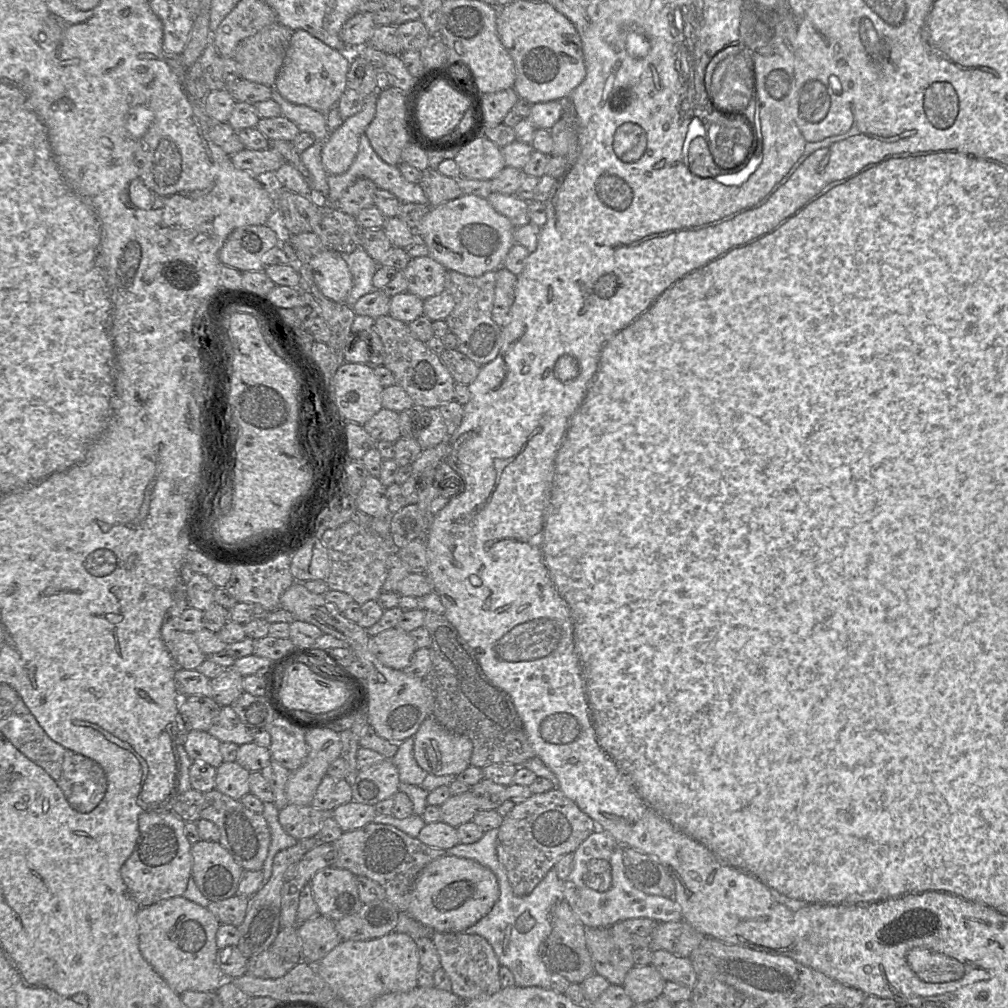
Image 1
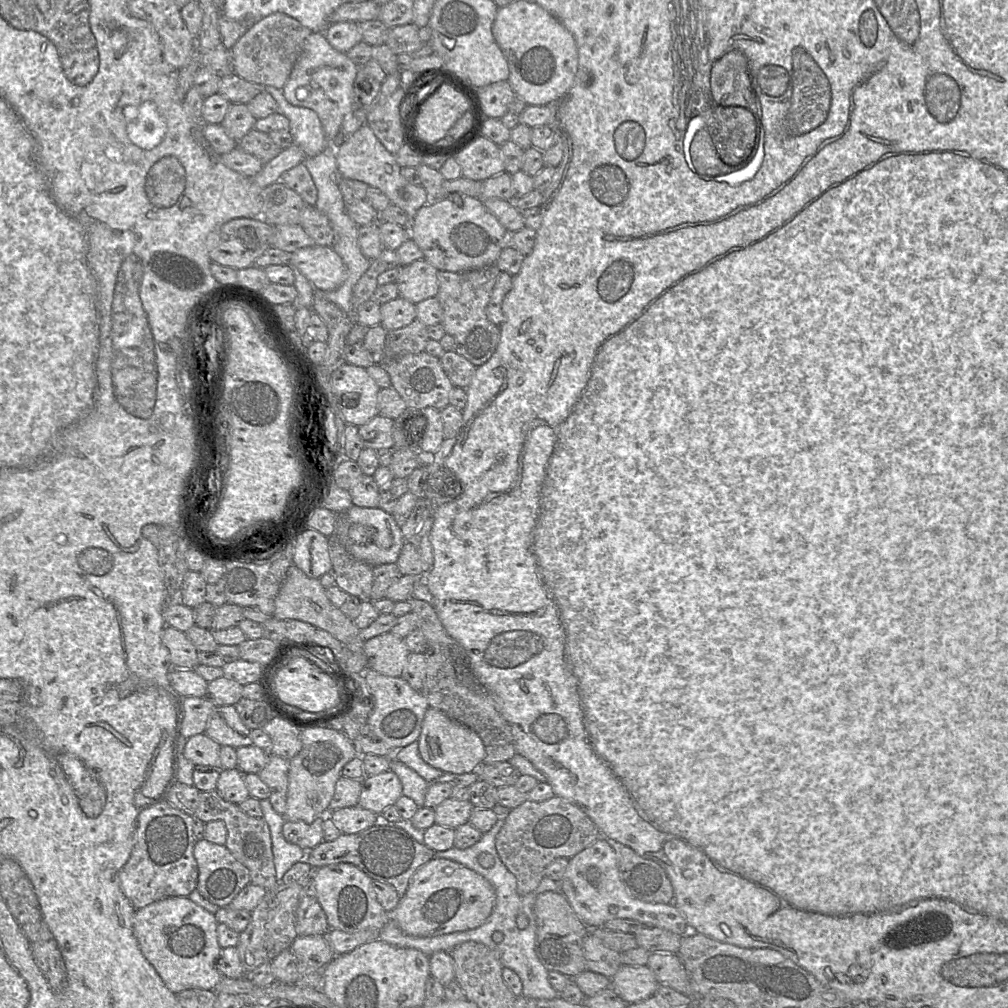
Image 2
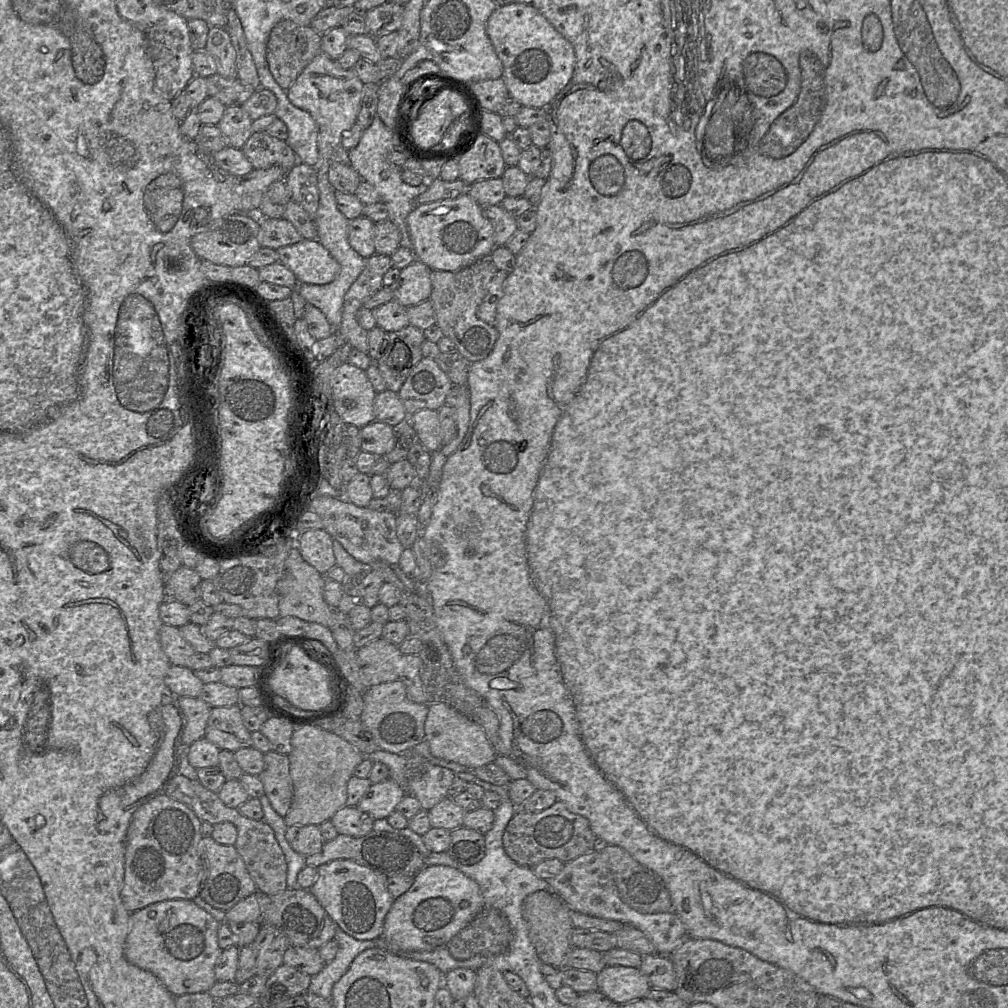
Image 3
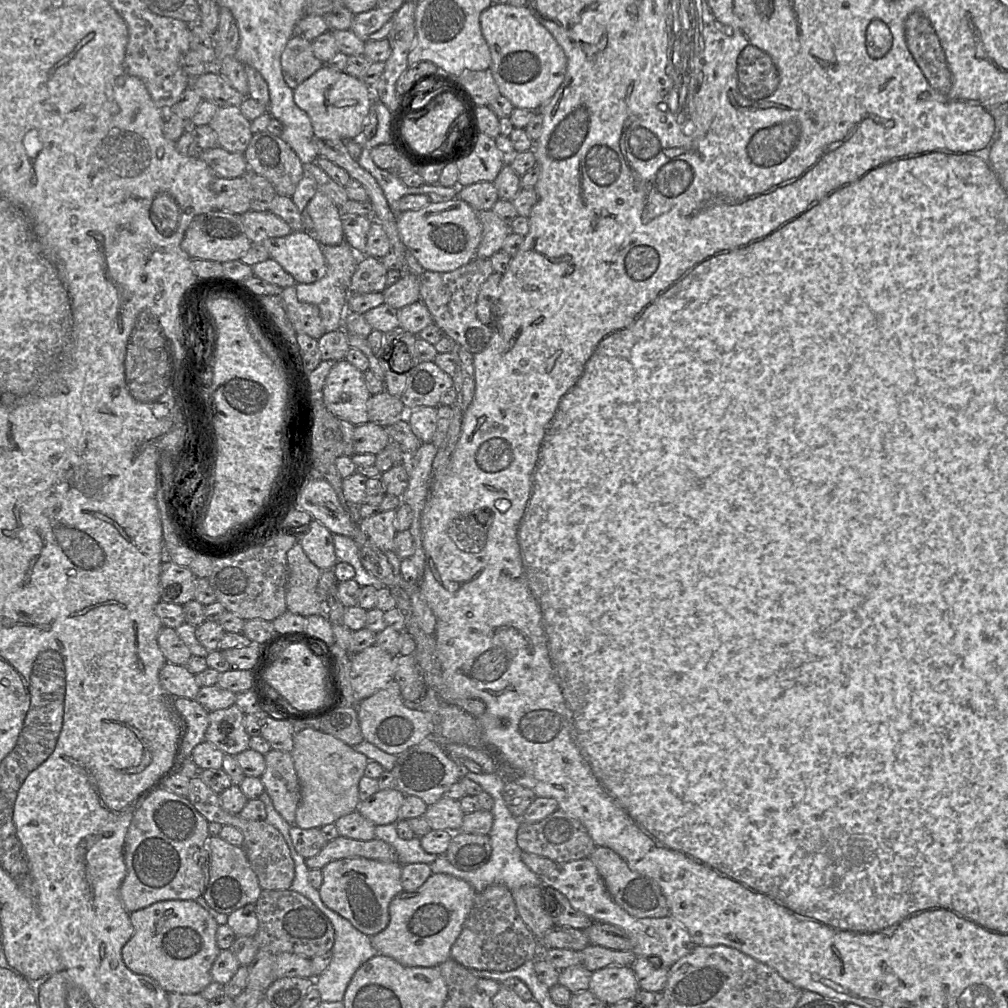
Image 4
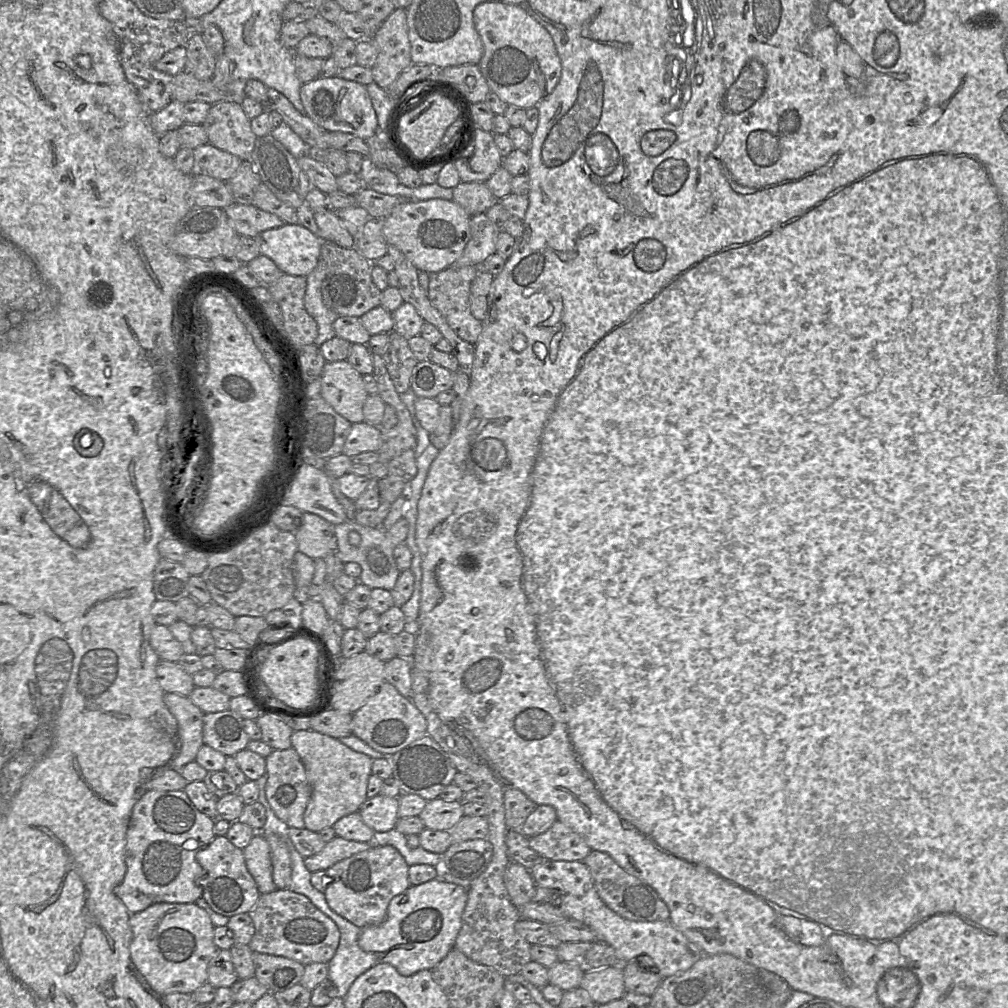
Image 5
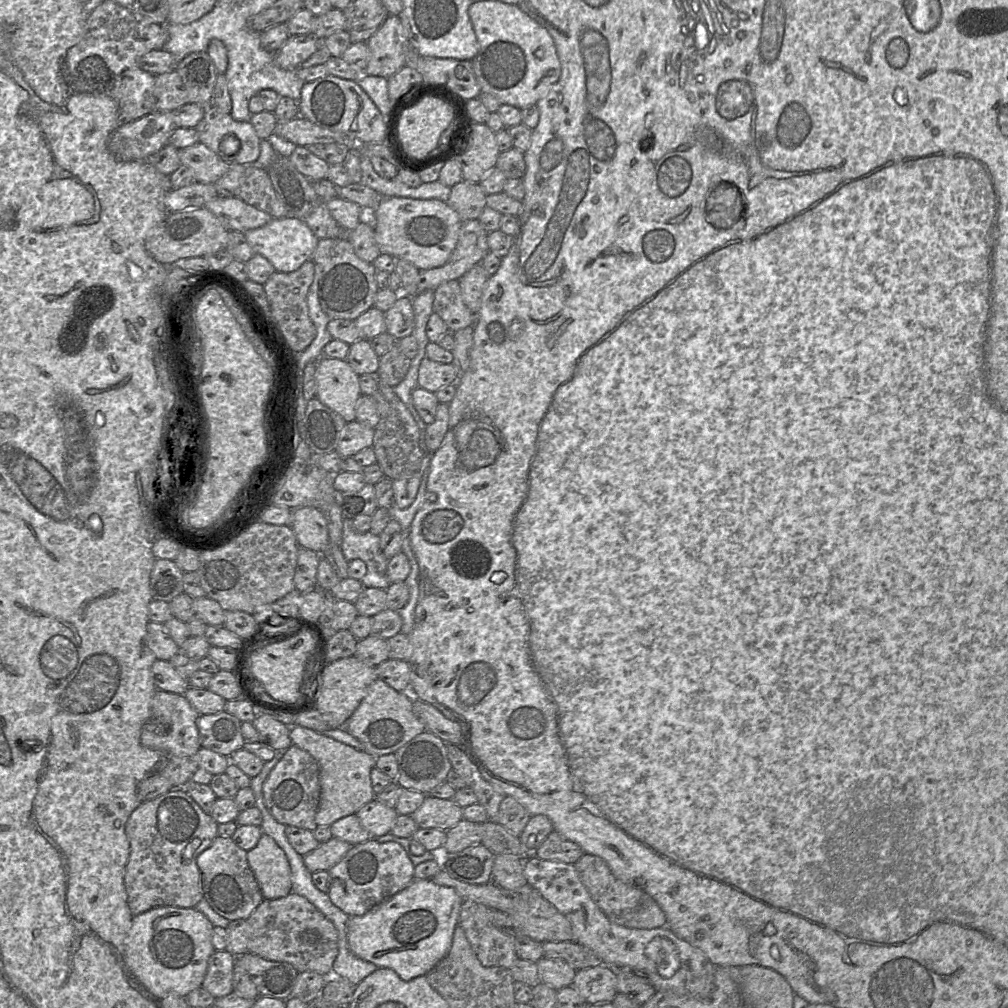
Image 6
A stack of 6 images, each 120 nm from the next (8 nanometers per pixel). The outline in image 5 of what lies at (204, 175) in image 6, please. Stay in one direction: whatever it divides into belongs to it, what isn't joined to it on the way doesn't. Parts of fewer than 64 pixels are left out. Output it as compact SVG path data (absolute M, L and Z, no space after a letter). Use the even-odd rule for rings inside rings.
M207 143L193 150L195 173L202 173L222 181L228 181L242 164L242 160L229 152Z

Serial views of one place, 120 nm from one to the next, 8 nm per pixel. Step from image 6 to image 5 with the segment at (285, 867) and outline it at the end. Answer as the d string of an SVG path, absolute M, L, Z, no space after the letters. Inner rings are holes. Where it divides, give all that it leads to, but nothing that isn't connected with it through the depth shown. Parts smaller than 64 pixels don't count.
M255 832L250 843L243 849L246 868L261 894L278 889L273 881L270 847L261 832Z

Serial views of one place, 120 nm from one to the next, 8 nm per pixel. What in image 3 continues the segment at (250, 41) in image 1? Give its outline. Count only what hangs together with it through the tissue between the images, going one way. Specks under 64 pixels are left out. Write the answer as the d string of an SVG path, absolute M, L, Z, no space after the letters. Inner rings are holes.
M291 20L278 22L266 49L269 70L278 85L288 90L304 68L320 53L321 35L310 26Z

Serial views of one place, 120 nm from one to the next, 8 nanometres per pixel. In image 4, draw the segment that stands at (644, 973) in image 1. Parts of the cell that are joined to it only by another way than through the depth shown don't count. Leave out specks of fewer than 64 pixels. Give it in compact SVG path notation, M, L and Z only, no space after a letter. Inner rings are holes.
M609 966L592 973L588 990L606 1005L614 1005L634 999L640 987L631 966Z

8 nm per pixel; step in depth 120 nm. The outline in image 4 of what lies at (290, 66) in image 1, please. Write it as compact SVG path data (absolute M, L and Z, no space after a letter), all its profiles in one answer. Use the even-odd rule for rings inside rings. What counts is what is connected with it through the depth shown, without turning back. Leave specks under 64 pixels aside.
M324 64L293 90L293 98L309 116L315 137L323 140L358 140L374 103L371 89L361 79ZM318 189L310 200L308 213L314 224L314 237L320 244L336 246L345 240L341 210L323 191Z

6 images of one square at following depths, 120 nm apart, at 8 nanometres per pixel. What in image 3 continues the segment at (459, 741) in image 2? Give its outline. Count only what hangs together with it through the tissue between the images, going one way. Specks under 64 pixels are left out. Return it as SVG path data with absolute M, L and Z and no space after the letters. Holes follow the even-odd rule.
M445 703L428 705L424 732L433 757L458 763L468 769L491 763L498 755L481 726Z

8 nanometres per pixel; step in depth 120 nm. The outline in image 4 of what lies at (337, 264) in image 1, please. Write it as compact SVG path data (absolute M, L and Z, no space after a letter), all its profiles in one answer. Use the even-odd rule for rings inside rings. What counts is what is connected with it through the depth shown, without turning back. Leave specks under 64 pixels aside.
M304 230L263 241L271 259L275 260L296 283L311 284L326 274L325 258L320 243Z

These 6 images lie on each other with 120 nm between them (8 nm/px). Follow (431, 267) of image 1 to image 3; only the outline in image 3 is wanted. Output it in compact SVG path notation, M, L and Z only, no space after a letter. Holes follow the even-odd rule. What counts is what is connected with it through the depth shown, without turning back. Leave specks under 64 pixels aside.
M415 260L400 272L392 287L393 300L404 307L410 307L429 300L432 292L431 269Z

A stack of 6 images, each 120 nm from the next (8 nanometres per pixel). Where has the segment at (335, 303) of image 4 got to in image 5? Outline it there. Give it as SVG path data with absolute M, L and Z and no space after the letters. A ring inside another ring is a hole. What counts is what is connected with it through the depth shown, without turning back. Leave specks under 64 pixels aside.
M320 252L320 258L317 266L306 277L307 285L304 295L304 307L307 313L315 320L317 324L318 335L313 344L315 344L318 347L325 341L330 340L336 336L335 331L333 329L333 323L337 319L338 315L324 304L321 294L321 285L326 277L326 274L327 274L326 262L323 259L321 259L321 252Z

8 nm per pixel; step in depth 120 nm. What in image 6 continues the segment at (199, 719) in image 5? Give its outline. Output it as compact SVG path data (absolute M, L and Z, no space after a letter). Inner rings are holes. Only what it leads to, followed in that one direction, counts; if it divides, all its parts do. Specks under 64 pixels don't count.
M157 690L152 700L150 716L141 731L141 744L157 753L155 770L167 778L173 788L185 788L199 768L198 751L202 747L197 727L199 713L184 694Z

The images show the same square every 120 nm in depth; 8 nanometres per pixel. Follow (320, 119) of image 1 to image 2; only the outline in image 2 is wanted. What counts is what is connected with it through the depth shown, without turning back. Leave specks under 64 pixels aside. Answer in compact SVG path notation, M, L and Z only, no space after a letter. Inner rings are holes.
M264 86L276 101L279 113L289 120L289 132L294 144L305 153L305 157L313 157L328 146L322 124L318 115L312 109L293 106L284 97L282 90L273 86Z

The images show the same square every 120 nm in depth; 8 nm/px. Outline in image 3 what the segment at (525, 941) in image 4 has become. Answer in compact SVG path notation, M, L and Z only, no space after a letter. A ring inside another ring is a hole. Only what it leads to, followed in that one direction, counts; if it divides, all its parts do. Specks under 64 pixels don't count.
M484 908L447 944L450 954L458 960L476 955L494 957L505 953L512 940L506 916L498 909Z

